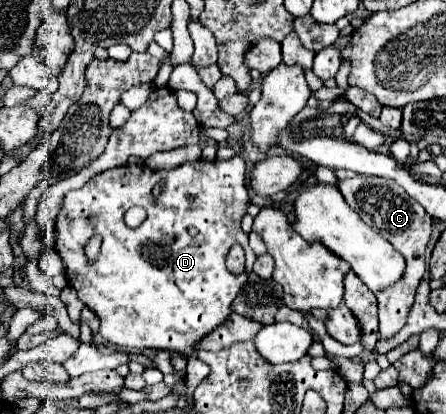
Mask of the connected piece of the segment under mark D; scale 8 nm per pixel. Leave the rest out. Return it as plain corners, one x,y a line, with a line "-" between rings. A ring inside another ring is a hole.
235,155
229,161
213,163
199,159
171,171
155,171
147,165
123,165
103,171
81,189
65,193
61,209
53,221
57,233
55,251
65,263
69,287
73,287
77,297
99,317
99,333
105,341
129,351
167,349
181,355
195,355
195,343
227,319
231,313
231,301
247,283
247,273
255,263
247,235
241,231
241,217
251,203
245,179
245,161
-
157,183
163,185
159,203
155,203
151,195
-
135,205
147,211
147,219
139,227
131,229
125,225
123,215
-
189,227
199,229
197,237
189,235
-
93,235
101,235
103,241
97,259
89,263
85,257
85,245
-
233,245
241,245
243,251
247,251
247,271
241,275
229,273
225,267
227,253

